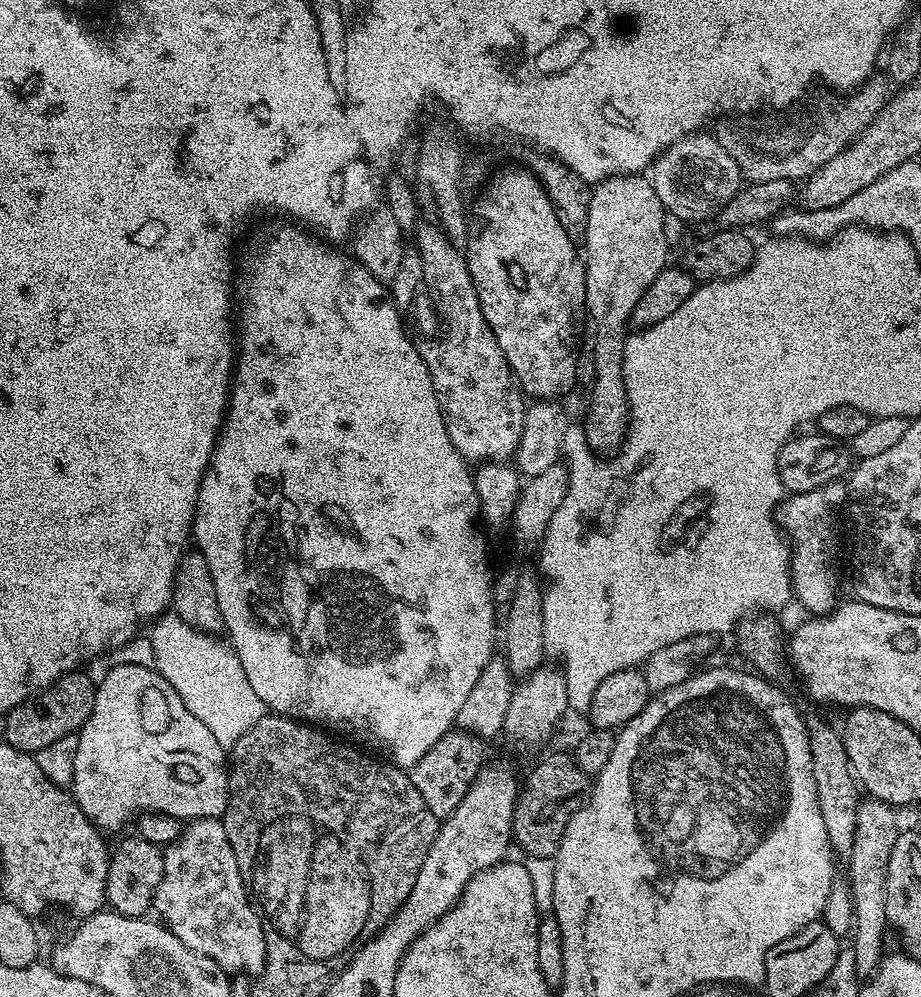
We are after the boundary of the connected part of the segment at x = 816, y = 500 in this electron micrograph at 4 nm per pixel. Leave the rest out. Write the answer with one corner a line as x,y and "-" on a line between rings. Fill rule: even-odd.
843,483
827,484
818,490
809,492
793,492
787,498
780,501
778,509
778,523
786,533
790,541
790,559
792,561
792,590
795,599
800,599
800,604
804,608
809,608
812,614
828,614
837,607
836,588
832,585
832,576
828,571
832,564
828,561
828,555
832,552
832,508
836,508
845,503
846,488

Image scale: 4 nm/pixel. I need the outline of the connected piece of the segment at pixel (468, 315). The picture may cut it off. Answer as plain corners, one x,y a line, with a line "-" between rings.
423,226
417,229
414,246
421,256
424,288
433,302
439,329
438,338
420,348
420,356
430,370
450,442
469,462
511,461
522,438
525,397
482,314
467,259
456,253
457,247
439,227

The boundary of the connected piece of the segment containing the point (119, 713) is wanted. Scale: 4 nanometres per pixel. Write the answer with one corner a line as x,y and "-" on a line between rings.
116,664
101,680
96,684
94,694
94,706
90,710
90,718
80,727
77,738
77,752
74,754
73,778
70,783
70,792
76,804
87,814
88,819
101,830
107,828
120,828
128,819
131,821
137,814
145,812
165,812
171,816
179,816
181,821
191,822
193,820
203,820
205,818
223,817
228,805
228,765
226,763
226,748
190,714
186,702
177,692
172,691
170,682
162,678
155,667
144,664

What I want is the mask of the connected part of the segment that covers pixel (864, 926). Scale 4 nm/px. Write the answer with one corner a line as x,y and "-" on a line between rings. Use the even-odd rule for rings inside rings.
861,799
856,812
854,846
846,858
846,879
853,902
850,944
857,954
857,974
860,978
871,976
886,952
884,931
890,928
886,918
886,866
890,862
890,850
894,850
894,842
902,831
901,825
896,825
896,812
893,805
884,804
881,800

